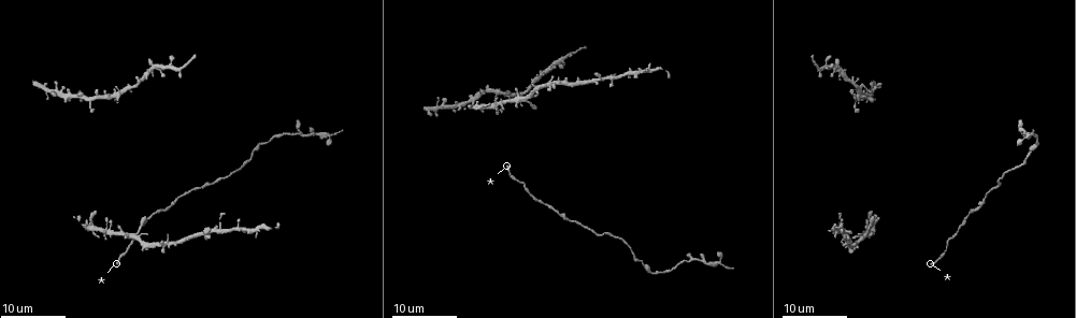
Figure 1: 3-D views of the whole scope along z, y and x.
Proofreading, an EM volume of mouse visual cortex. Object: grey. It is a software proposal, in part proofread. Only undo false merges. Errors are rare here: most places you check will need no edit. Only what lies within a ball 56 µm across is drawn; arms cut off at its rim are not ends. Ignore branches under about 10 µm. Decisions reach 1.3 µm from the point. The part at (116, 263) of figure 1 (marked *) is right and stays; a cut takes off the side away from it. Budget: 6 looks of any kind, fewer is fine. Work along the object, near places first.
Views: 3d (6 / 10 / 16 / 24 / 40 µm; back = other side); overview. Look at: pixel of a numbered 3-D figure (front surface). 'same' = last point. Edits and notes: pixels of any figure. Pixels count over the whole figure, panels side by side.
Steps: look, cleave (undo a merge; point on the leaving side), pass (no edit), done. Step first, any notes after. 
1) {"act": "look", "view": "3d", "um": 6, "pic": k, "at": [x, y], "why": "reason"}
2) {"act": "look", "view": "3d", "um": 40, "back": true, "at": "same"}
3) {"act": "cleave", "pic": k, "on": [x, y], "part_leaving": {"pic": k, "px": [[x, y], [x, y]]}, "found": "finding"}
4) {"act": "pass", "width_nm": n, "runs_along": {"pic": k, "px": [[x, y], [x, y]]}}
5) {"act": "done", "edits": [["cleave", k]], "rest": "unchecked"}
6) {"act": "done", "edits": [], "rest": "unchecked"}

{"act": "look", "view": "3d", "um": 24, "pic": 1, "at": [986, 197], "why": "thick turns thin"}

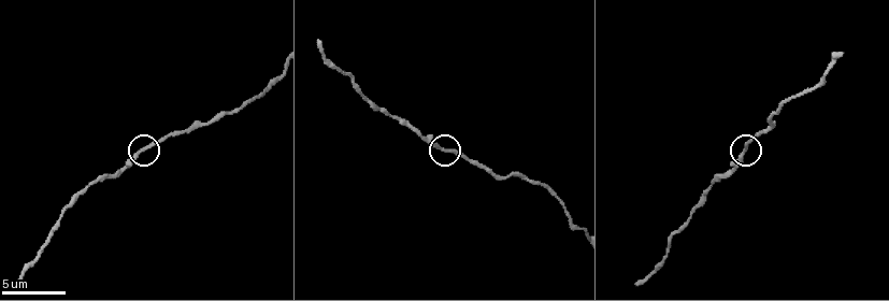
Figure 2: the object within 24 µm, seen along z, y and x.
{"act": "look", "view": "3d", "um": 6, "pic": 2, "at": [139, 149], "why": "zoom in"}

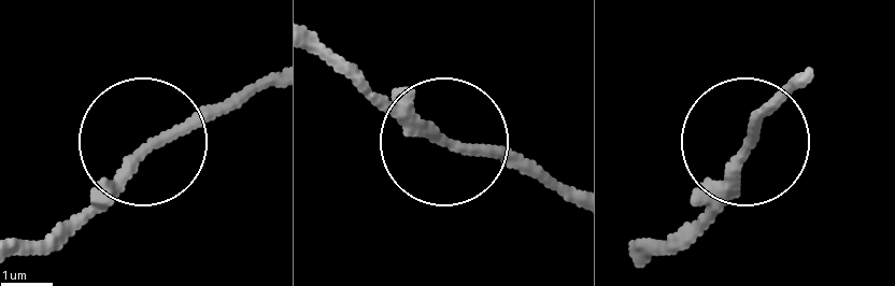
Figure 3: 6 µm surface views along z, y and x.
{"act": "pass", "runs_along": {"pic": 3, "px": [[312, 38], [441, 141], [530, 161], [565, 191]]}, "found": "continuous, no second cell"}

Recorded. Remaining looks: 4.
{"act": "look", "view": "3d", "um": 16, "pic": 2, "at": [267, 90], "why": "calibre changes"}

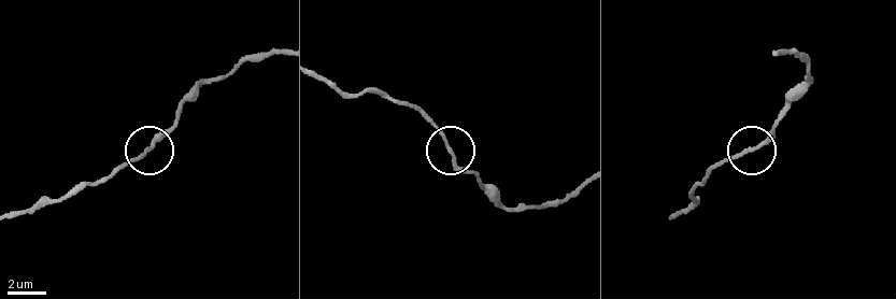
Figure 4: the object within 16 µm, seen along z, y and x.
{"act": "pass", "runs_along": {"pic": 4, "px": [[18, 214], [86, 185], [105, 182], [142, 156], [181, 113]]}, "found": "one cell here"}

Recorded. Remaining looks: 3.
{"act": "look", "view": "3d", "um": 24, "pic": 1, "at": [651, 272], "why": "thick turns thin"}

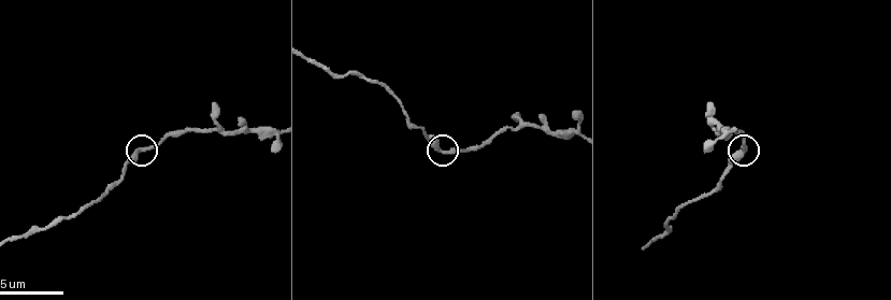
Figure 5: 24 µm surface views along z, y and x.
{"act": "look", "view": "3d", "um": 6, "pic": 5, "at": [140, 149]}

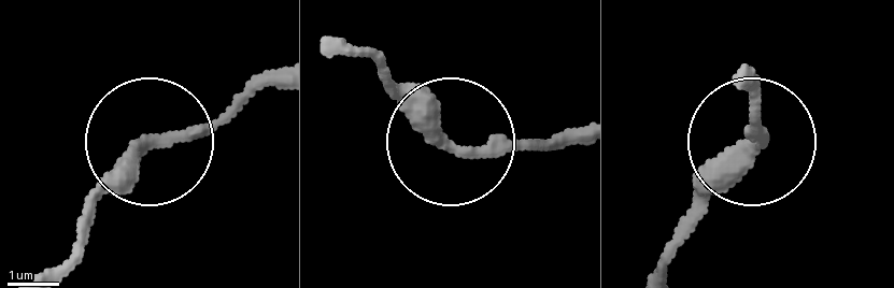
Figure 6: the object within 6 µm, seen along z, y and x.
{"act": "pass", "width_nm": 280, "runs_along": {"pic": 6, "px": [[661, 272], [691, 207], [755, 144], [755, 80]]}, "found": "continuous, no second cell"}

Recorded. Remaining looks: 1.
{"act": "done", "edits": [], "rest": "unchecked"}

